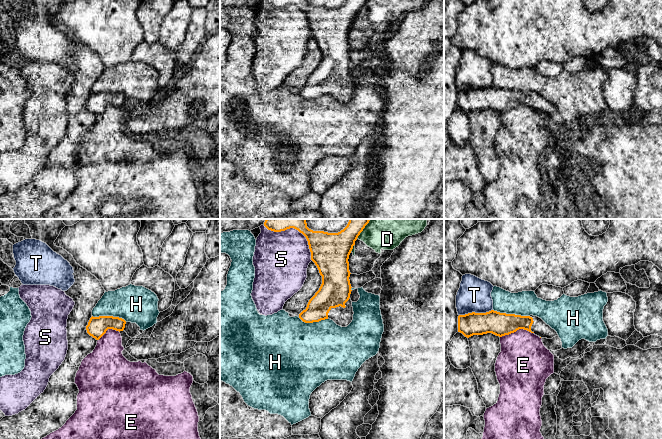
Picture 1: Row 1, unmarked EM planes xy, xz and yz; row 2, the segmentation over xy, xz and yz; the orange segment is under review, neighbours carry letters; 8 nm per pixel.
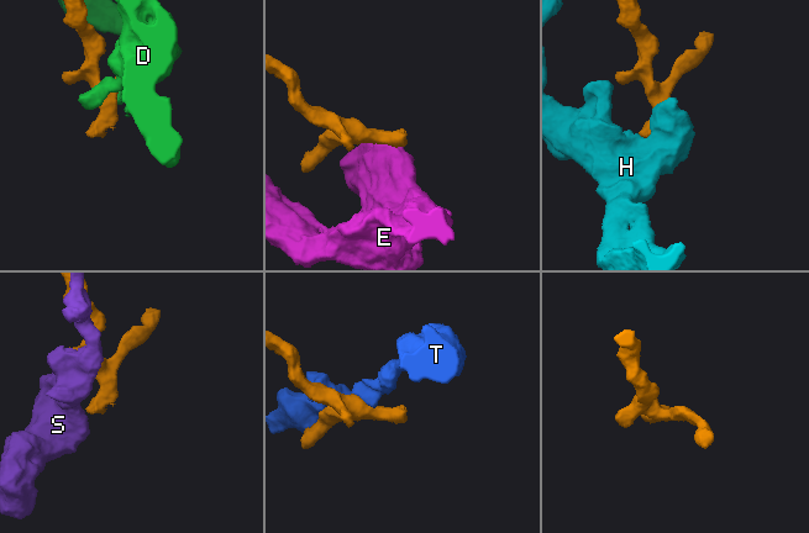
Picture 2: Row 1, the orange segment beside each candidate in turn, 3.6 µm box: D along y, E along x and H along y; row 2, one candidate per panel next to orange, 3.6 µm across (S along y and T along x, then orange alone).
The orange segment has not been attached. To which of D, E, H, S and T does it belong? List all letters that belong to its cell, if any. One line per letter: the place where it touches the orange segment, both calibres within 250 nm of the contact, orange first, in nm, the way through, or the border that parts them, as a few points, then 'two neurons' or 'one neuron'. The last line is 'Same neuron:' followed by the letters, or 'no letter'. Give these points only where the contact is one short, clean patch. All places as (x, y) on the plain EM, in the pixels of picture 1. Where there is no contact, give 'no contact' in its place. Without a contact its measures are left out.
D: meets orange in xz at (362, 6); 240 nm thick on the orange side, 200 nm on the other; two neurons
E: meets orange in yz at (516, 106); 190 nm thick on the orange side, 400 nm on the other; border along yz (533, 108), (517, 105), (500, 113); two neurons
H: meets orange in yz at (511, 90); 190 nm thick on the orange side, 200 nm on the other; two neurons
S: meets orange in xz at (296, 5); 220 nm thick on the orange side, 420 nm on the other; two neurons
T: meets orange in yz at (474, 88); 190 nm thick on the orange side, 280 nm on the other; two neurons
Same neuron: no letter

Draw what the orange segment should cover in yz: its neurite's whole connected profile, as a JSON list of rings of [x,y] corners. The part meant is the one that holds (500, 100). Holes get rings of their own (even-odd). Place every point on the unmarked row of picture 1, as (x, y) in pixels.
[[[491,86],[486,89],[468,89],[458,92],[458,108],[454,111],[448,122],[448,132],[451,140],[457,145],[466,145],[471,142],[471,132],[468,114],[473,111],[492,109],[502,113],[516,108],[519,105],[527,106],[541,114],[552,115],[557,108],[537,92],[521,92],[515,90],[500,89]]]

